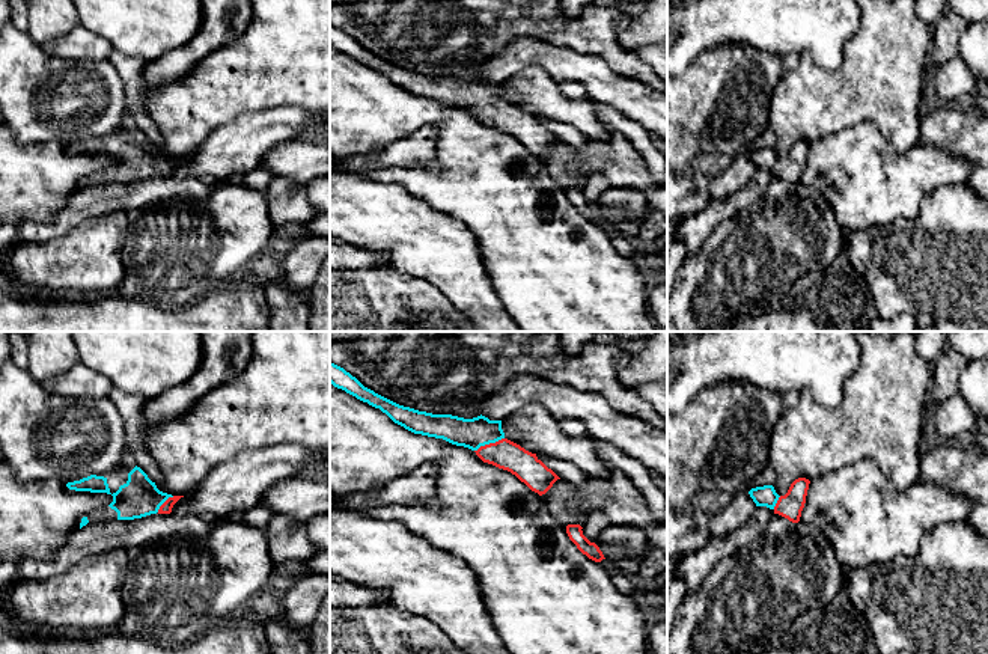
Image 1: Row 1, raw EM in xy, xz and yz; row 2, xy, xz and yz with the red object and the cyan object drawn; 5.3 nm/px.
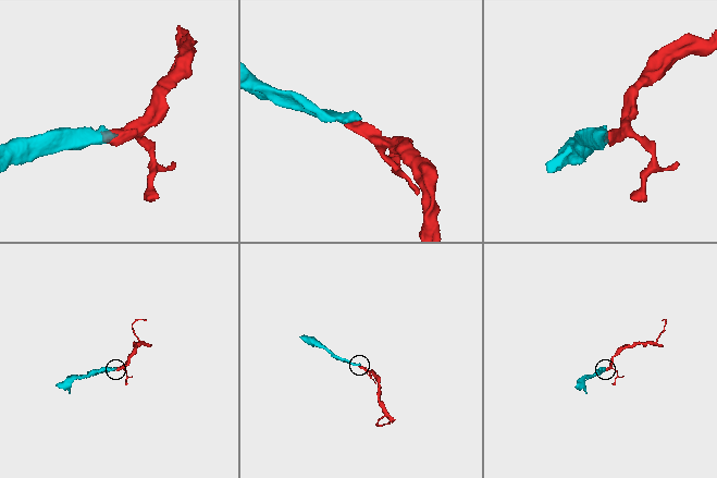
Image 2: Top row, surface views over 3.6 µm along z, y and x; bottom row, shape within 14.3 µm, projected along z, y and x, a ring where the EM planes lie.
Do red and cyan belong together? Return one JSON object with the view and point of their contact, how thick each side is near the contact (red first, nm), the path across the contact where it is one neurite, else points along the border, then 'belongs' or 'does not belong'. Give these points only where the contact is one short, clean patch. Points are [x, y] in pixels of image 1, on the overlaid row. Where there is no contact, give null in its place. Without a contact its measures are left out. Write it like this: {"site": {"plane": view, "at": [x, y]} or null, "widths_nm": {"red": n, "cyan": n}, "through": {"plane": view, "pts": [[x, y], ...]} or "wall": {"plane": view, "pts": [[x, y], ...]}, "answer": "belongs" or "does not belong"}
{"site": {"plane": "xz", "at": [490, 443]}, "widths_nm": {"red": 160, "cyan": 160}, "through": {"plane": "xz", "pts": [[503, 454], [490, 443], [481, 434], [473, 433]]}, "answer": "belongs"}

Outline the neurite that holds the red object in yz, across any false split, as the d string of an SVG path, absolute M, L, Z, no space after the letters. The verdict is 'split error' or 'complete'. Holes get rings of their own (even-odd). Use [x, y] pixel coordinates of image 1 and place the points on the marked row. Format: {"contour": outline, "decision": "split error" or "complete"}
{"contour": "M795 479L785 496L779 496L773 485L756 487L749 491L756 506L767 506L792 523L798 523L806 503L810 481Z", "decision": "split error"}

